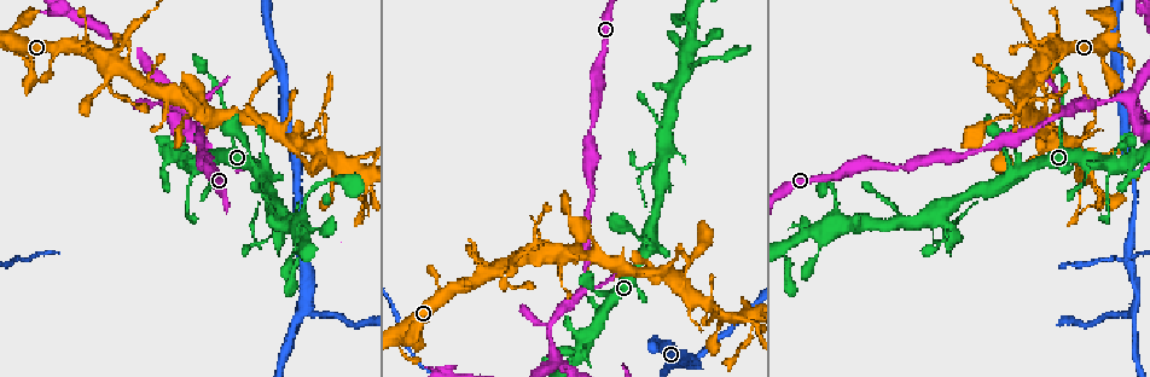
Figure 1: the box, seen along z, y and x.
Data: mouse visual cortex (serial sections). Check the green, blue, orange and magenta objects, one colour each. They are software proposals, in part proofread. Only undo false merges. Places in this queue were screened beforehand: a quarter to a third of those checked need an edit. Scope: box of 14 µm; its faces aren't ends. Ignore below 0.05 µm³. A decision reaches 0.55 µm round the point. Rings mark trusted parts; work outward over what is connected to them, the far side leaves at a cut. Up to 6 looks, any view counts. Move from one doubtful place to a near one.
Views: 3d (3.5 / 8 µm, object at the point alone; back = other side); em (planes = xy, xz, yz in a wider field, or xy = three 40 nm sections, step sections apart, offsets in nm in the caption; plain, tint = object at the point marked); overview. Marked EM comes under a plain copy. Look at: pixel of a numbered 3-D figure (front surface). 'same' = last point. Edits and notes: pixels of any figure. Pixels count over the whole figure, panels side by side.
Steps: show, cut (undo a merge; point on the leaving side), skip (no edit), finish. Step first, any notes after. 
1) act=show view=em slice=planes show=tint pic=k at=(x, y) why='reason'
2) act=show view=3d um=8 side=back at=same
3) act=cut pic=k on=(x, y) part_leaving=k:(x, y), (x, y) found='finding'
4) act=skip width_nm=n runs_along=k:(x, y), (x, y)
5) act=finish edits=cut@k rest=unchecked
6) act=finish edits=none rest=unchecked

act=show view=3d um=3.5 pic=1 at=(121, 45) why='a narrow waist'

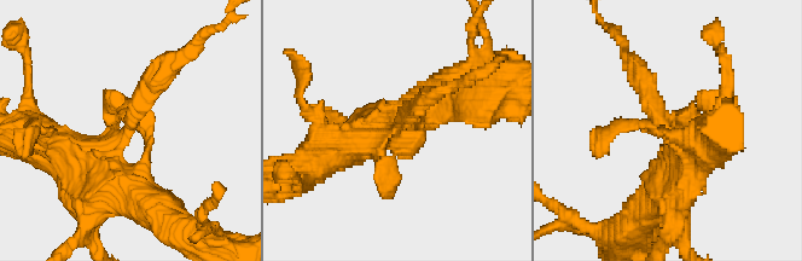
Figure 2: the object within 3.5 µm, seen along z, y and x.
act=show view=em slice=xy step=2 show=tint pic=2 at=(399, 125) arm_widths_nm=250,450

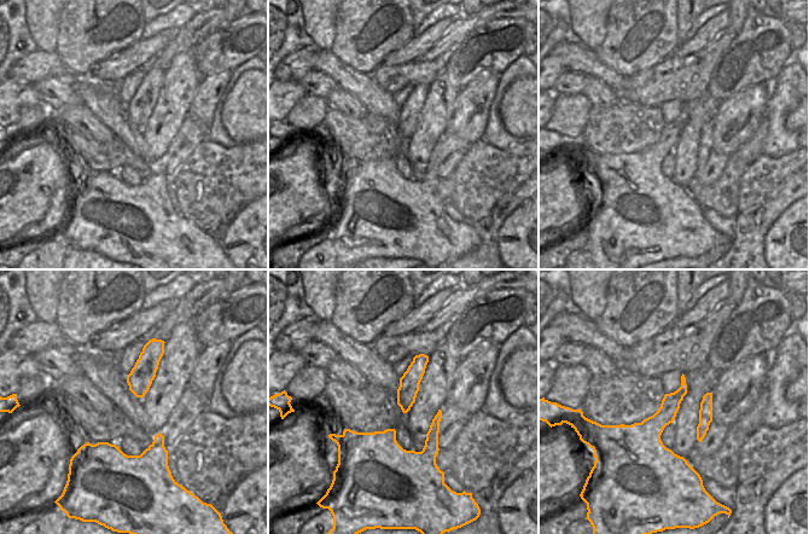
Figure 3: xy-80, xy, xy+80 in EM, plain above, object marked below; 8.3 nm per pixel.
act=skip width_nm=160 runs_along=3:(422, 357), (409, 381), (405, 408) found='all the same cell'

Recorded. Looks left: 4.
act=show view=3d um=3.5 pic=1 at=(262, 123) why='arms part here'

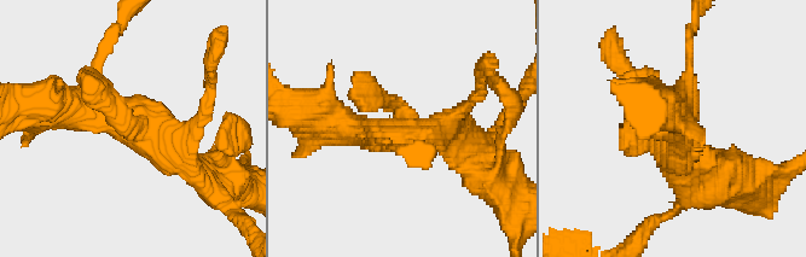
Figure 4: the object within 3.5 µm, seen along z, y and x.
act=show view=em slice=xy step=1 show=tint pic=4 at=(406, 133) arms=4 arm_widths_nm=200,300,450,450

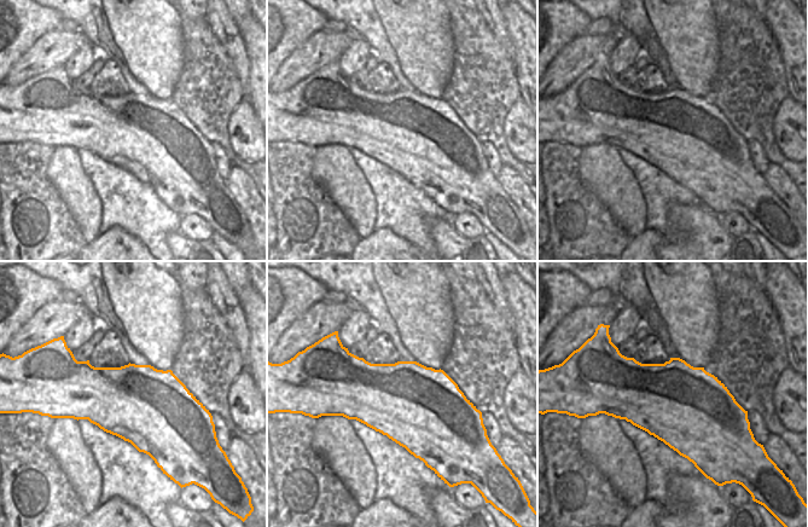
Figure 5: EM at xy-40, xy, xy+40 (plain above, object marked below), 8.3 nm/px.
act=skip runs_along=4:(59, 107), (149, 126), (197, 167) found='all the same cell'

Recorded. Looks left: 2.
act=show view=3d um=3.5 pic=1 at=(706, 302) why='thin arm on a thick one'

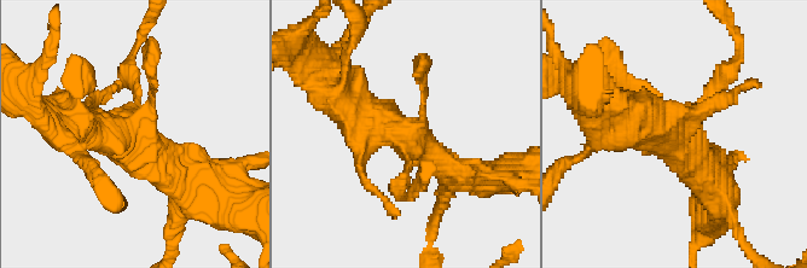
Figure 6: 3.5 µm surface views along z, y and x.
act=show view=em slice=xy step=2 show=tint pic=6 at=(680, 135)

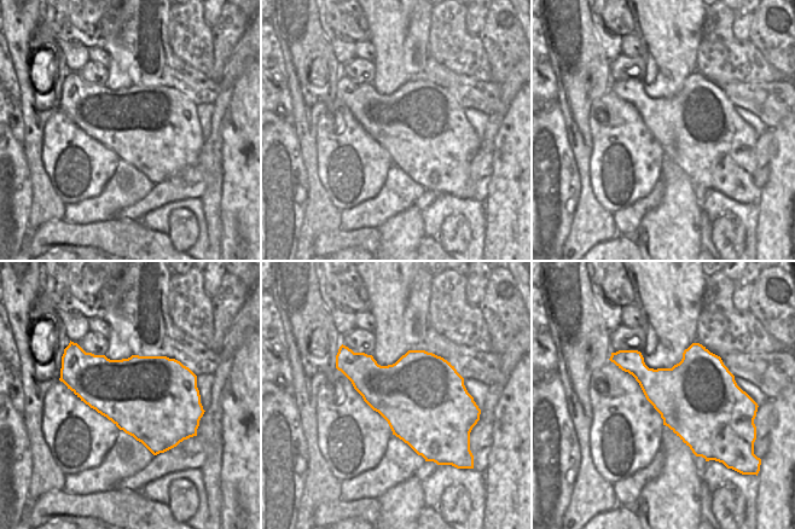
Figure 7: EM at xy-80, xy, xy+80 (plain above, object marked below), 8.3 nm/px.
act=skip width_nm=700 runs_along=6:(338, 88), (457, 175) found='one cell here'

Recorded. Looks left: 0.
act=finish edits=none rest=unchecked

